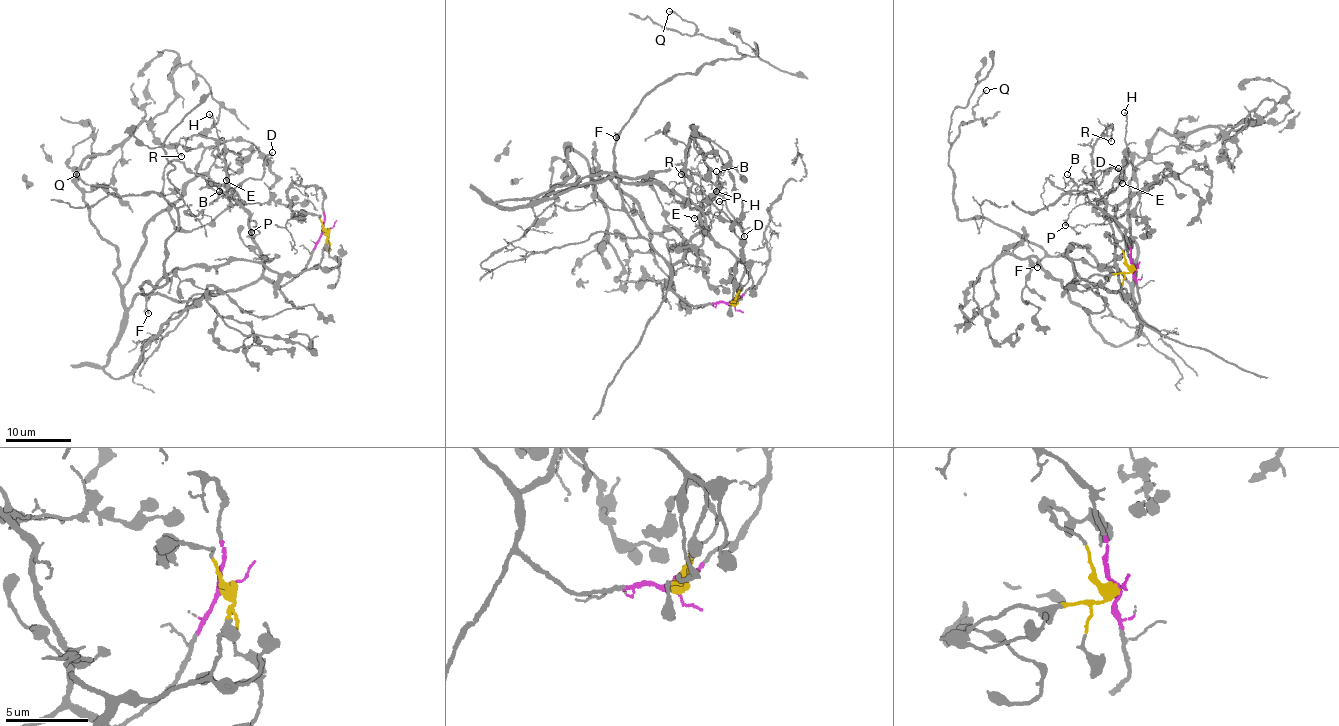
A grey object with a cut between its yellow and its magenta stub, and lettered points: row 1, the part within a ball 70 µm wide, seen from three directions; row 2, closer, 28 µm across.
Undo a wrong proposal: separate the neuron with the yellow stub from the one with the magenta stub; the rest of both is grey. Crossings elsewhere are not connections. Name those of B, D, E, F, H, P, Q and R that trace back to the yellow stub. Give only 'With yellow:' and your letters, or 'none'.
With yellow: none

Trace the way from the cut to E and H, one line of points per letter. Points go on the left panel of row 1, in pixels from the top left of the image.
E: (324, 231), (307, 267), (276, 285), (263, 274), (249, 210), (228, 192), (226, 168), (226, 181)
H: (324, 231), (299, 274), (280, 285), (264, 276), (249, 210), (228, 191), (225, 144), (209, 114)

